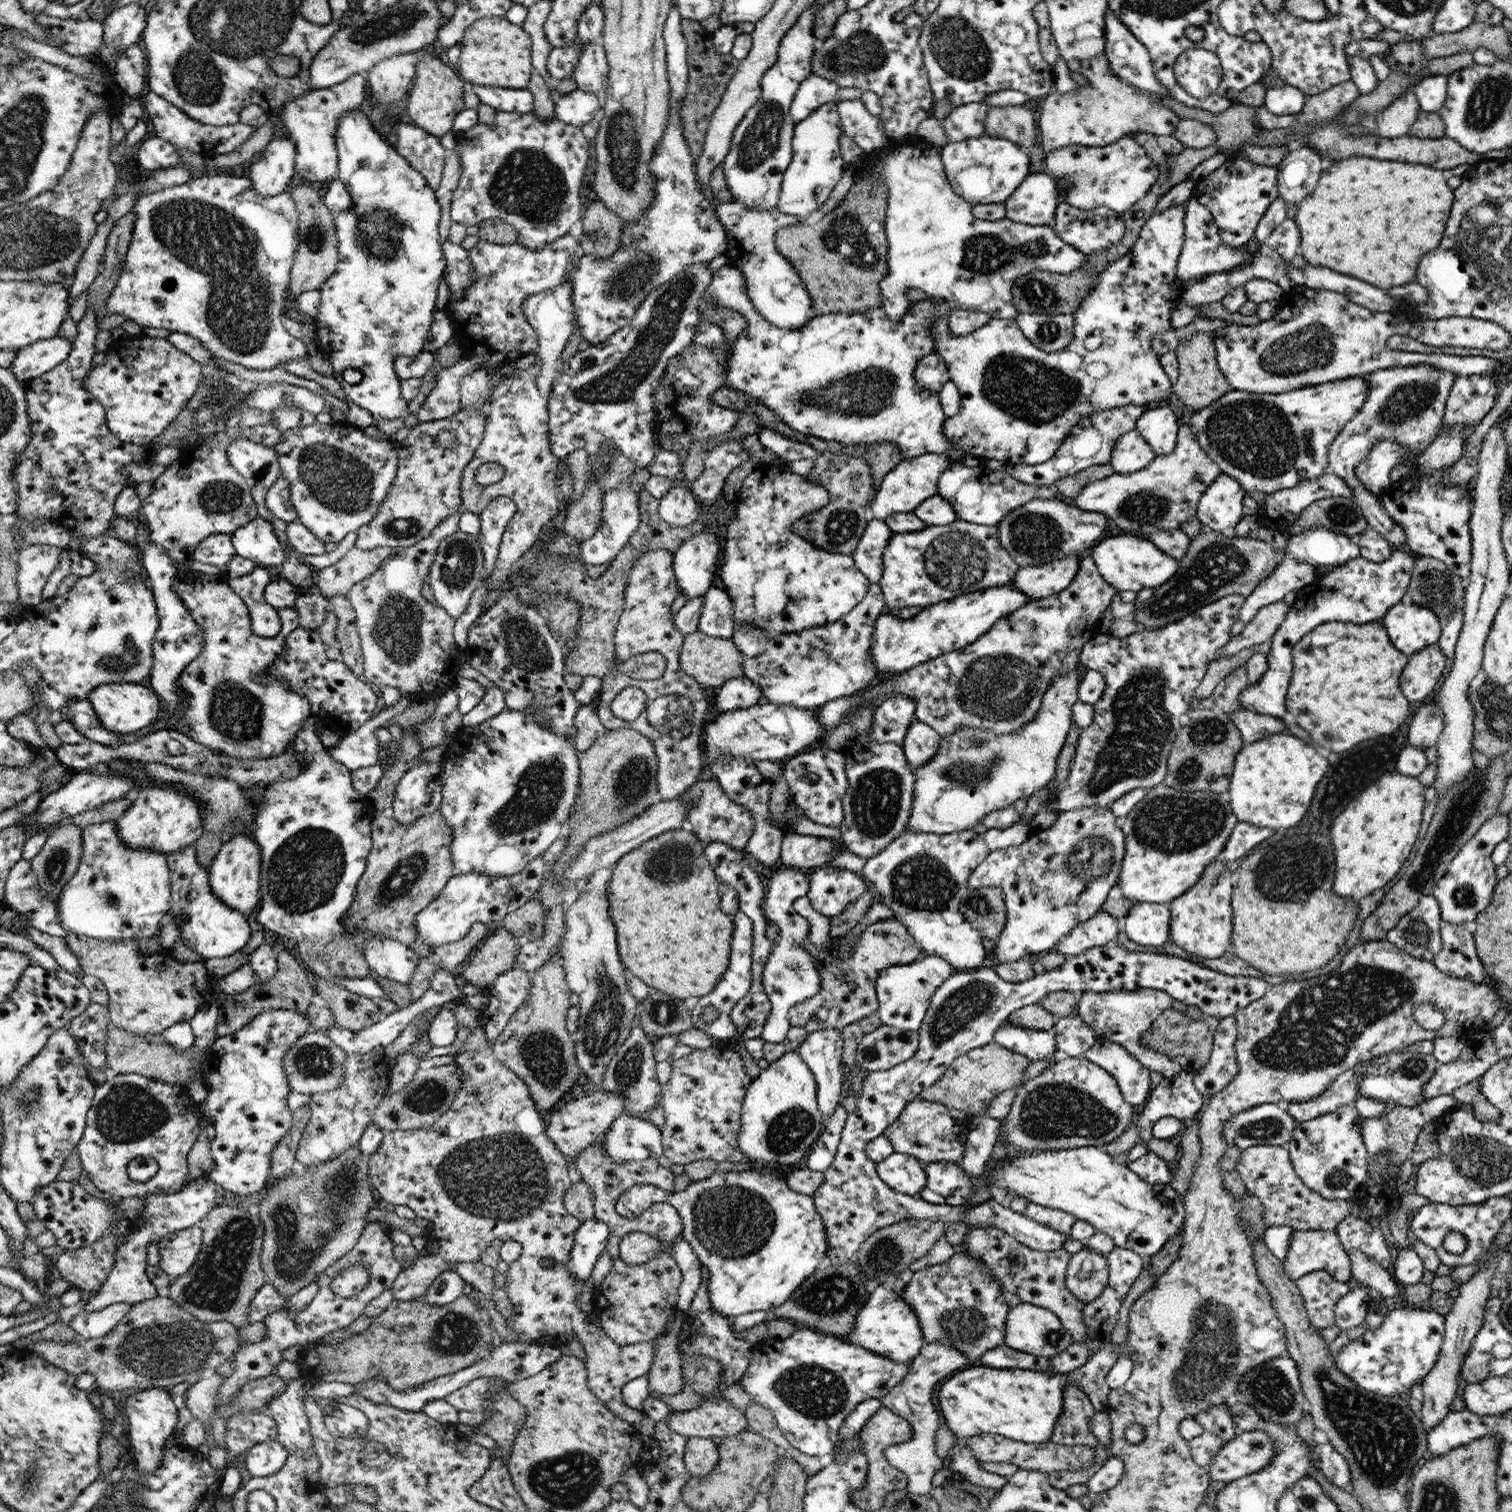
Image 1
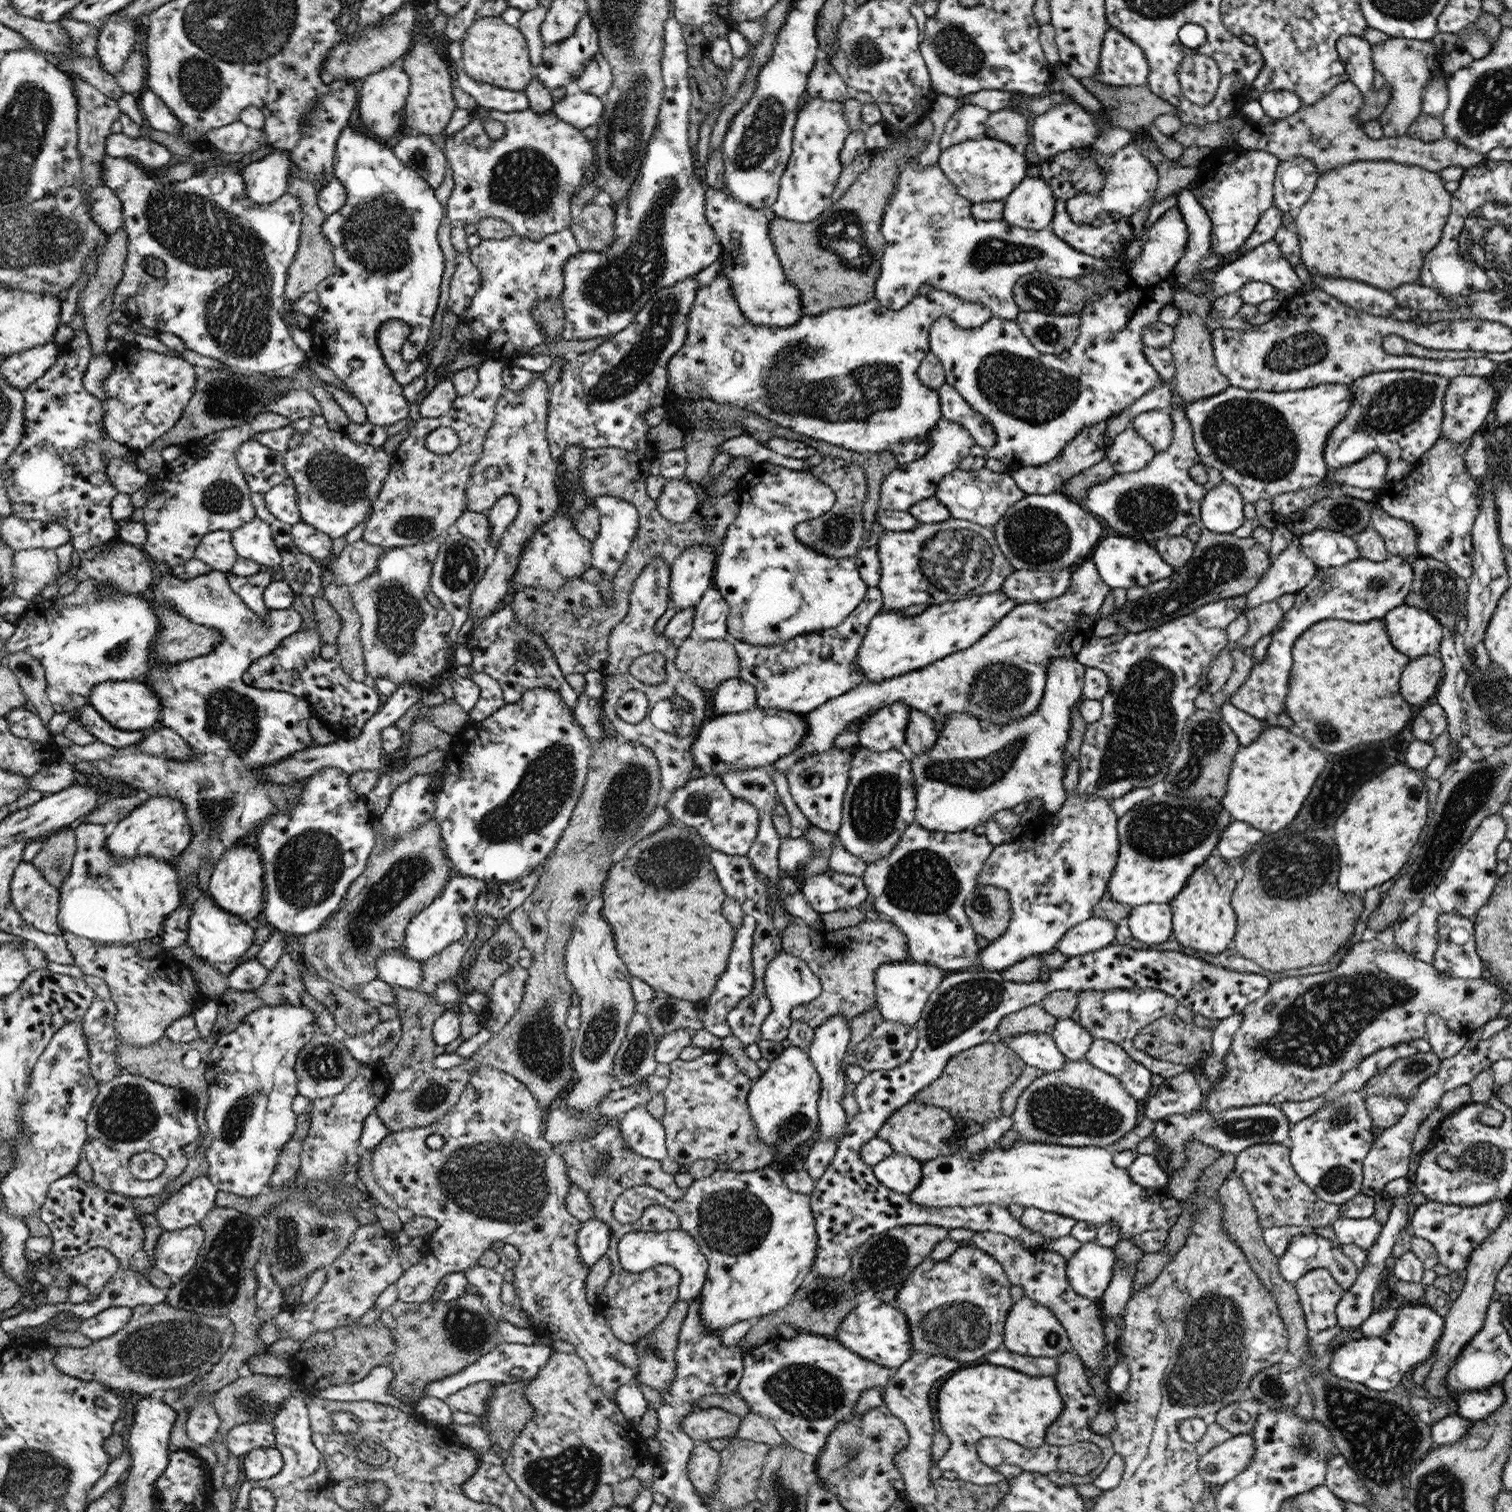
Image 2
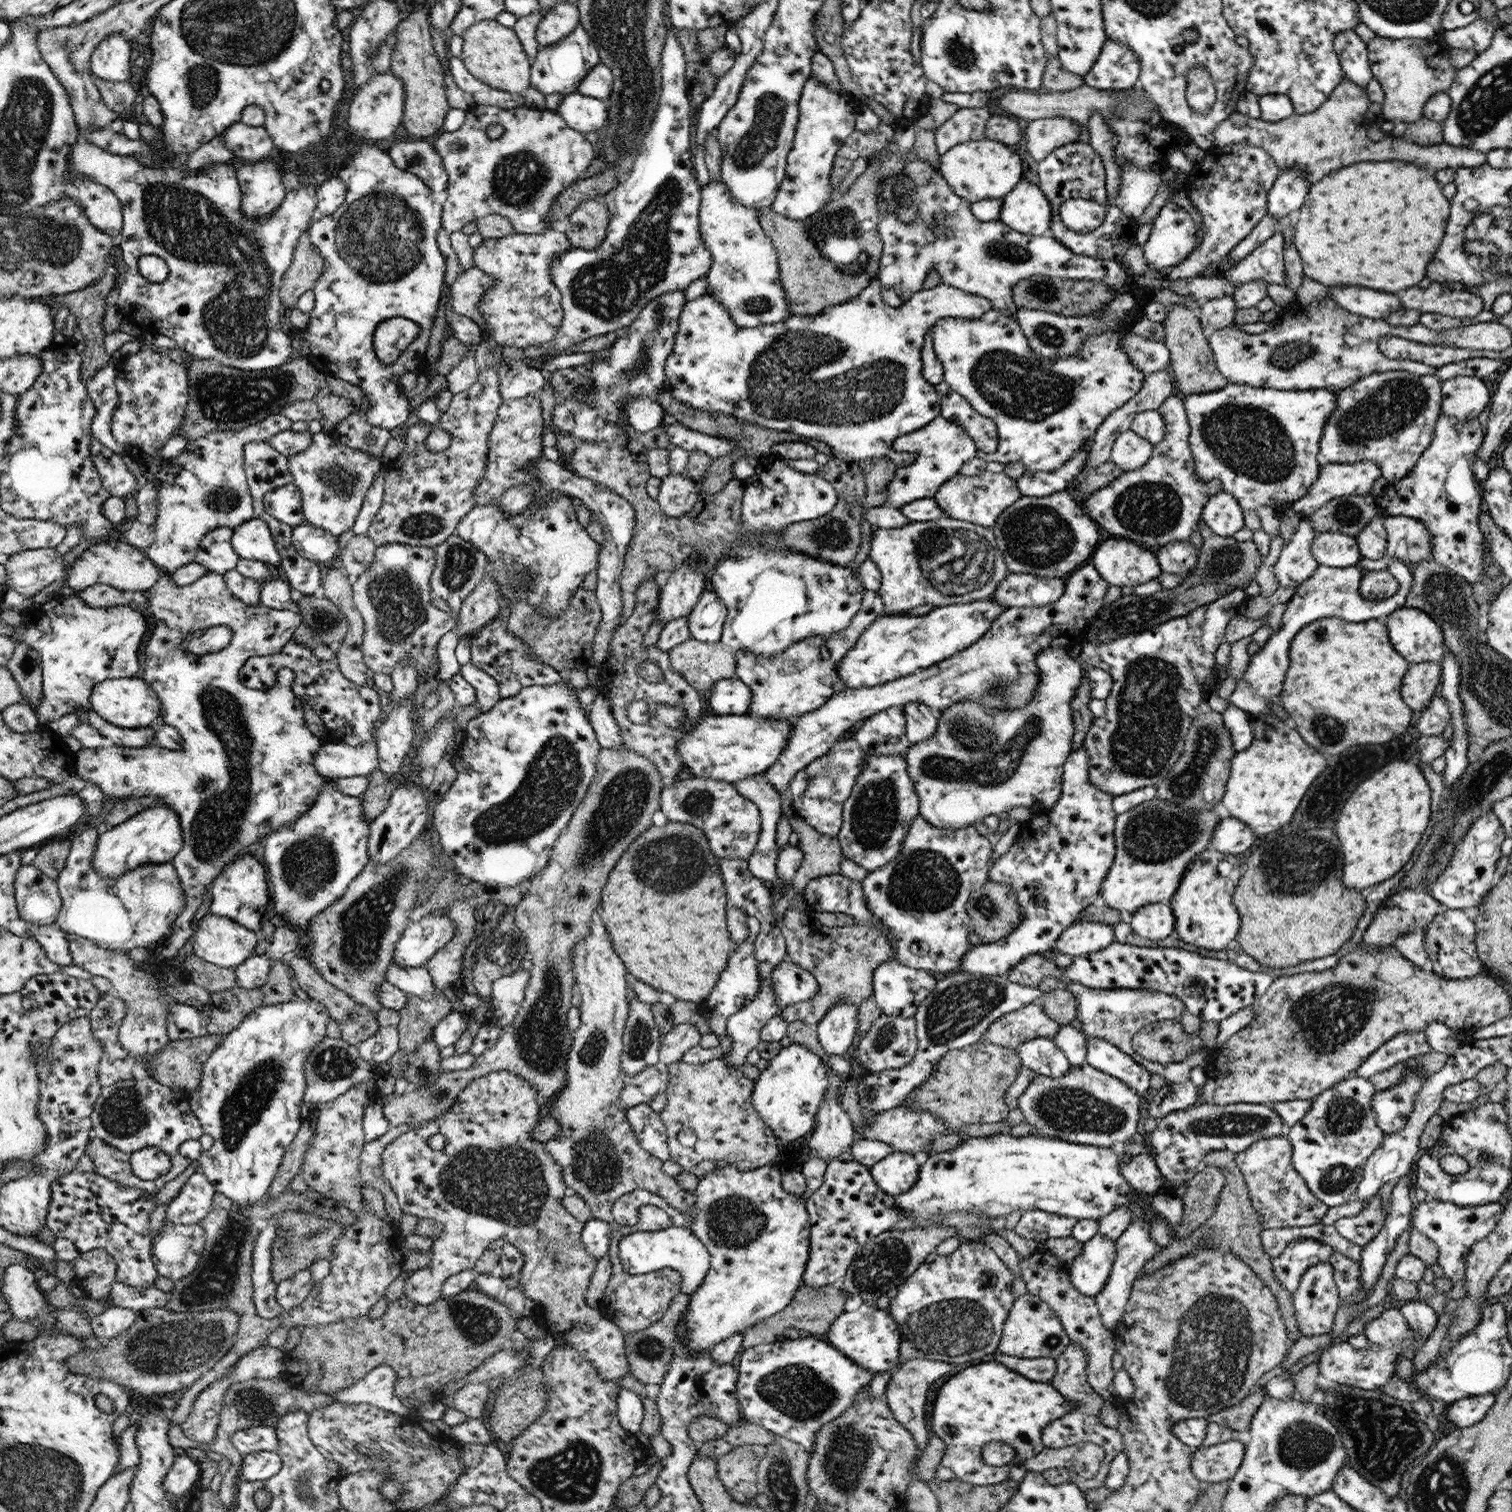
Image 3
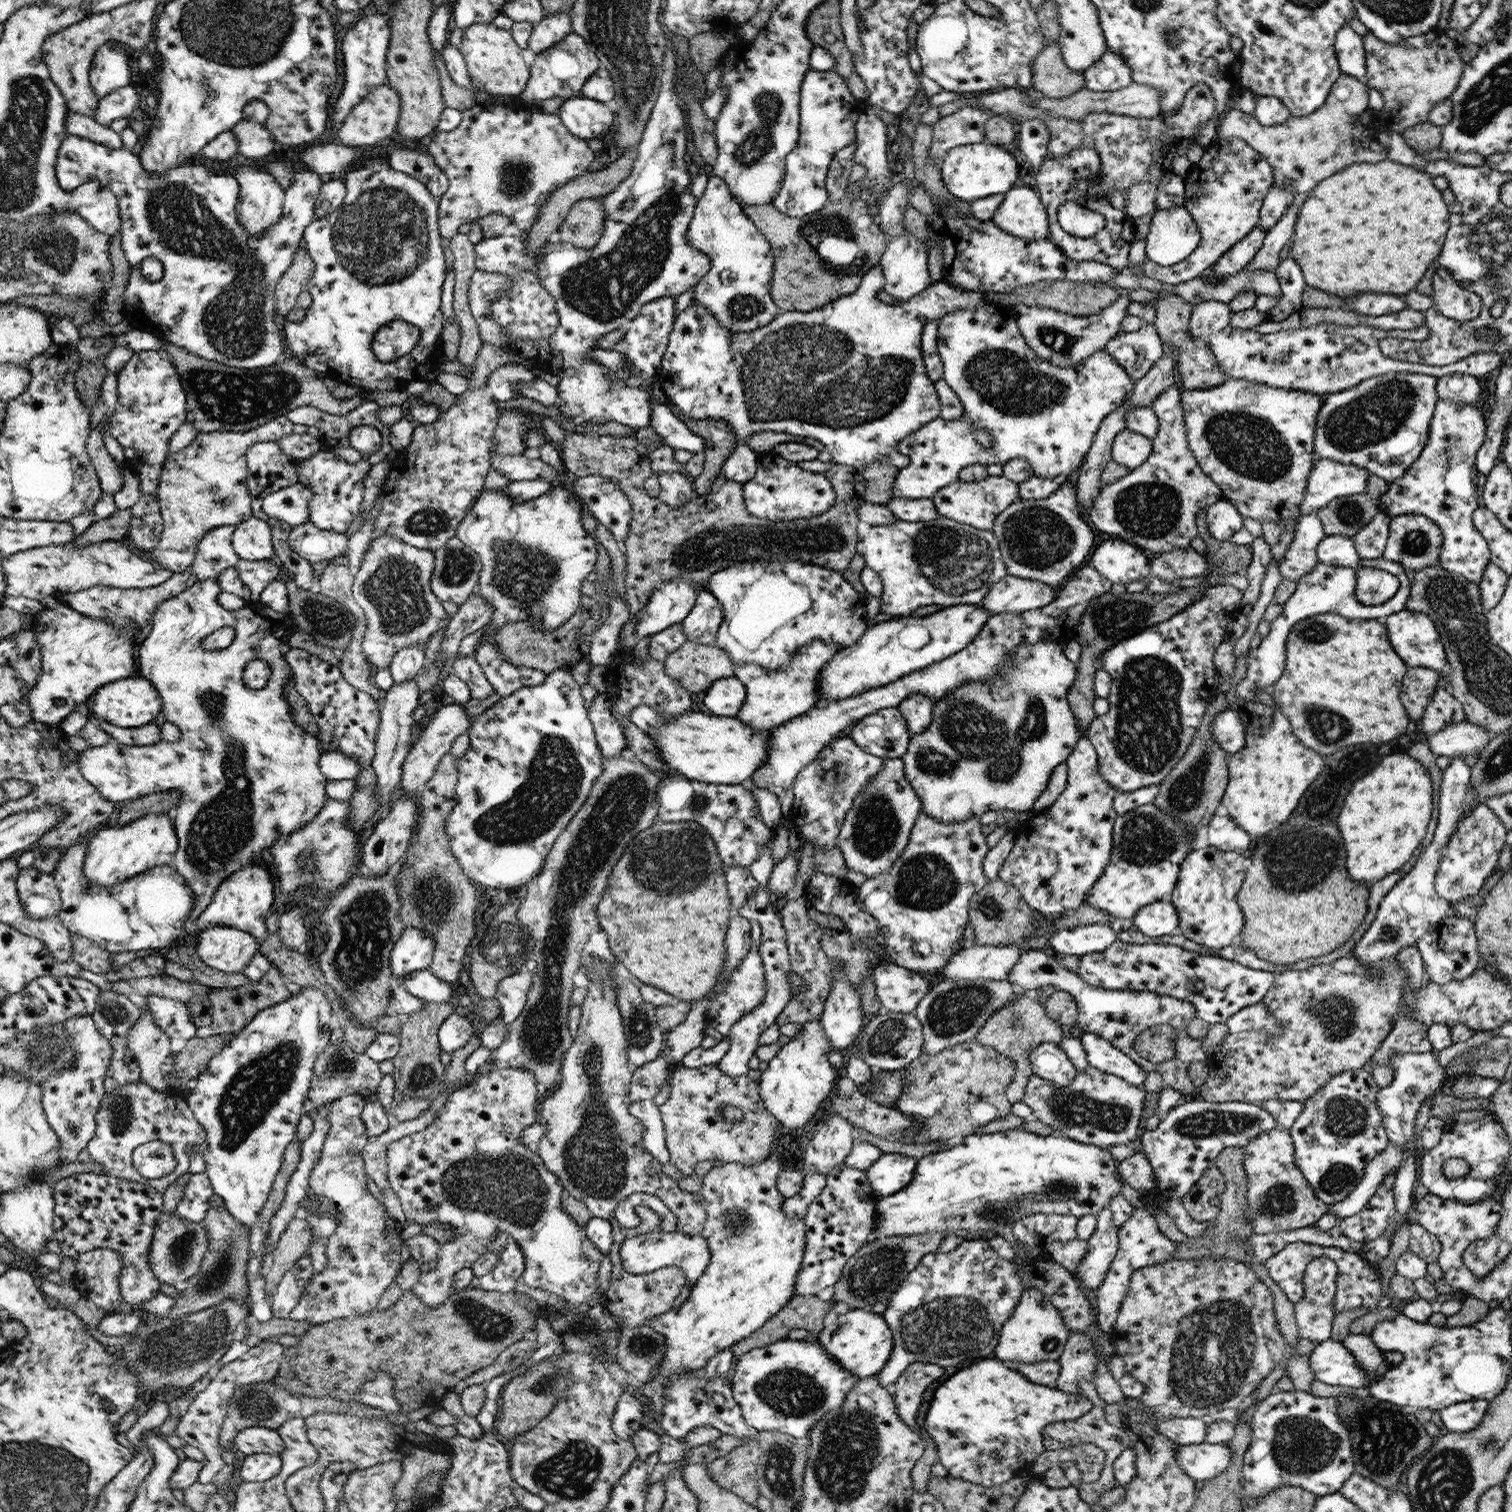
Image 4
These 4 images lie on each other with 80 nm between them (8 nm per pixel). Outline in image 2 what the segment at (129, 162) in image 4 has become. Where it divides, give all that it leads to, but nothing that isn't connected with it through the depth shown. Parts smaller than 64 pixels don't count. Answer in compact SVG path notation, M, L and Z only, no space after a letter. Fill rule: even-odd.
M104 155L102 159L103 180L105 185L121 200L123 207L123 227L125 228L127 240L127 255L125 258L124 275L119 280L115 290L114 309L126 313L136 322L140 322L146 328L153 328L158 332L167 332L175 334L184 341L188 350L194 350L202 356L210 356L212 359L230 367L236 372L265 373L271 371L281 372L288 371L294 366L297 367L302 363L307 363L304 352L292 342L288 327L284 320L280 318L282 312L282 300L284 300L284 282L288 282L288 272L293 260L296 258L297 248L300 246L300 234L302 228L302 200L292 193L287 192L282 195L277 202L272 205L256 205L253 200L249 199L248 189L245 188L244 178L236 169L235 165L225 163L211 163L199 172L193 174L186 180L170 180L166 176L166 168L161 170L152 170L143 167L139 160L131 158L111 157ZM146 257L159 258L166 267L166 274L162 278L150 276L145 270L143 262Z

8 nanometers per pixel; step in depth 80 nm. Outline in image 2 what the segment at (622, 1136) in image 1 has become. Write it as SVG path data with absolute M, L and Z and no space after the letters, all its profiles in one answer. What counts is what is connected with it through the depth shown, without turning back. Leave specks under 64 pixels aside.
M645 1106L628 1111L620 1118L620 1122L621 1135L631 1151L654 1160L669 1156L665 1128Z

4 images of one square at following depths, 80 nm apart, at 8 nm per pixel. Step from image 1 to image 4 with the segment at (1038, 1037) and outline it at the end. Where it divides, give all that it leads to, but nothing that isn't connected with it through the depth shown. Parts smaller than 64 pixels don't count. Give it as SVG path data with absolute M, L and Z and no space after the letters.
M1042 1043L1034 1047L1028 1053L1028 1060L1035 1076L1058 1088L1068 1087L1076 1077L1077 1071L1072 1062L1055 1043Z

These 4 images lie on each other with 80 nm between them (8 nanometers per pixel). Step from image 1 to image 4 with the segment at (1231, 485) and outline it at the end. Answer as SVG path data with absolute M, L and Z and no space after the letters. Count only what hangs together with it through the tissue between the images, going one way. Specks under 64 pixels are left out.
M1223 497L1218 502L1211 504L1206 510L1205 521L1208 532L1214 540L1222 542L1230 540L1243 527L1243 516L1229 500Z

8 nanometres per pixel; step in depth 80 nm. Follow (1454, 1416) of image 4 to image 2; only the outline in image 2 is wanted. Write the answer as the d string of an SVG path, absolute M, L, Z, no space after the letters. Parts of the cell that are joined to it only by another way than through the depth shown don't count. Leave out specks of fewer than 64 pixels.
M1503 1383L1486 1390L1463 1391L1454 1401L1457 1404L1457 1414L1471 1422L1482 1420L1505 1401Z

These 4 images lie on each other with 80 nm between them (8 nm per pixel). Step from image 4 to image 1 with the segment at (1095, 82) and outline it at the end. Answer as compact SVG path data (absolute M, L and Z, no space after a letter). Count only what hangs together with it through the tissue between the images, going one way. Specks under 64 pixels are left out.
M1106 10L1105 14L1105 55L1109 62L1110 69L1116 77L1120 77L1122 81L1134 87L1150 92L1156 92L1160 94L1162 98L1172 98L1170 93L1166 89L1162 88L1162 85L1158 83L1156 75L1154 75L1154 69L1152 69L1152 59L1150 58L1147 48L1138 42L1138 39L1128 30L1128 27L1120 22L1120 19L1109 10Z

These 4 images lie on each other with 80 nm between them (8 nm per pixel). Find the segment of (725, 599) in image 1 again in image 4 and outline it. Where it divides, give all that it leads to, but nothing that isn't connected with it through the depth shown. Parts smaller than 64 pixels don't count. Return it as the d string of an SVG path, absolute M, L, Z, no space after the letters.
M704 588L697 596L697 604L689 617L682 622L682 631L688 641L696 644L713 644L724 620L724 611L716 597Z

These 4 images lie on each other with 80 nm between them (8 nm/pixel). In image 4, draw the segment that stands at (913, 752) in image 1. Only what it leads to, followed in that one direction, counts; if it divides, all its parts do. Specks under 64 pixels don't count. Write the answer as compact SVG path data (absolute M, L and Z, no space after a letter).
M910 694L897 706L906 719L912 737L924 732L930 726L933 704L928 696L922 696L922 694L912 696Z

